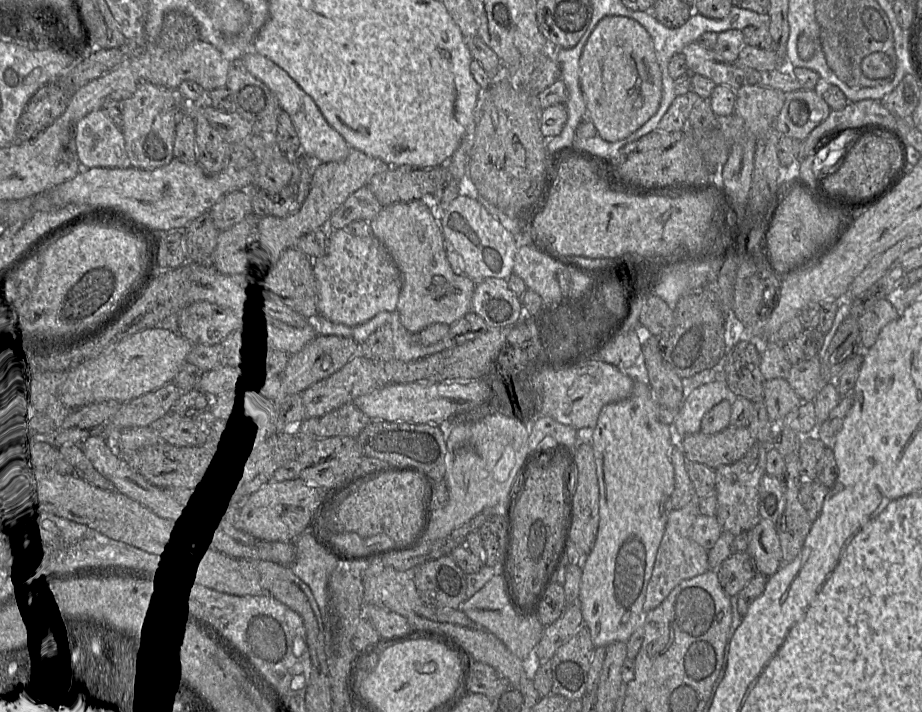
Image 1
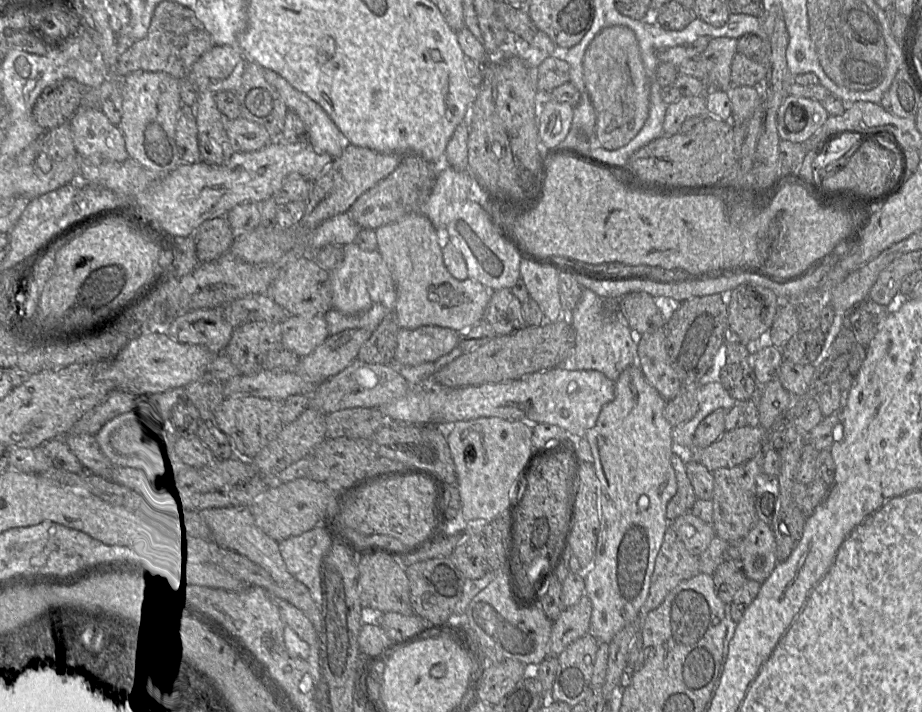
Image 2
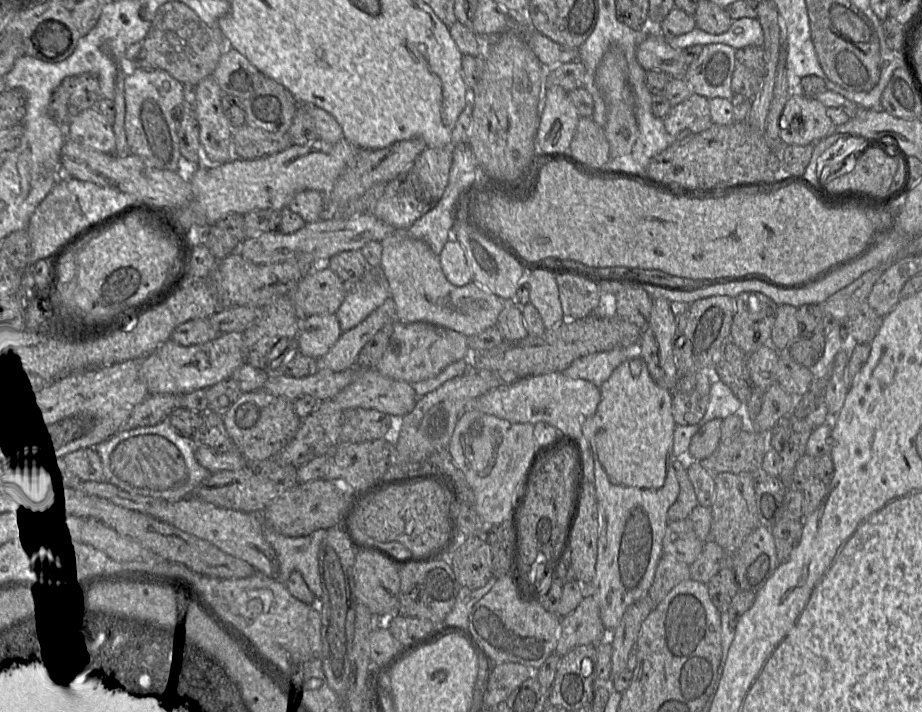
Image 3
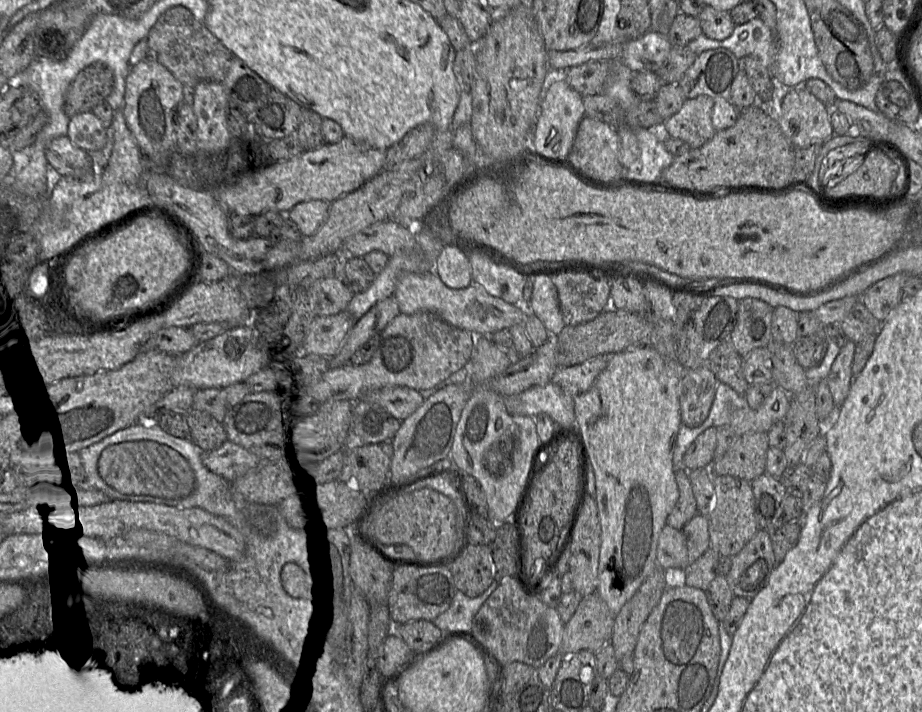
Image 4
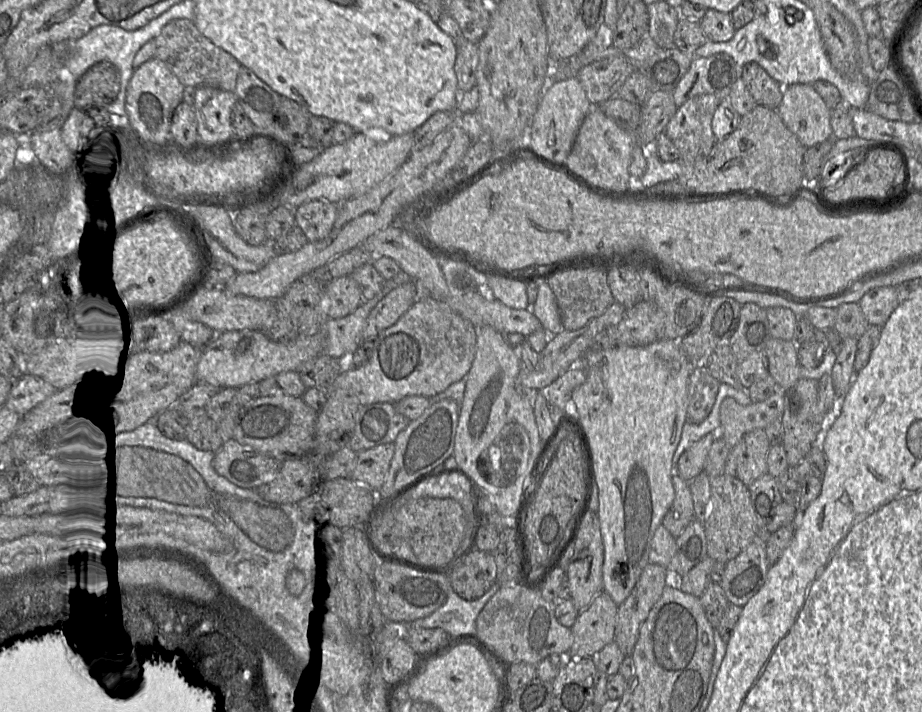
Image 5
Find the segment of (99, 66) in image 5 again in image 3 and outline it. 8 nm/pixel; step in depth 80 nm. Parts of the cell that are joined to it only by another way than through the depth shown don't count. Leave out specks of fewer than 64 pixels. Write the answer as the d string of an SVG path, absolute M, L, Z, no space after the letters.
M86 72L67 77L52 92L47 115L55 123L66 127L83 110L96 108L101 97L96 74Z

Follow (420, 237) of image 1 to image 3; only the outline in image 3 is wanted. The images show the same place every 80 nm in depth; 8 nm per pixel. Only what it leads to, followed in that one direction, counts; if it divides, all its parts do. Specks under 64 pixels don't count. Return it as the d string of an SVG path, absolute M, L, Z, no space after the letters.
M398 232L381 241L381 246L380 270L396 305L397 321L405 324L429 323L466 337L480 334L496 325L504 308L504 299L474 281L461 287L451 284L442 270L439 256L425 242Z

